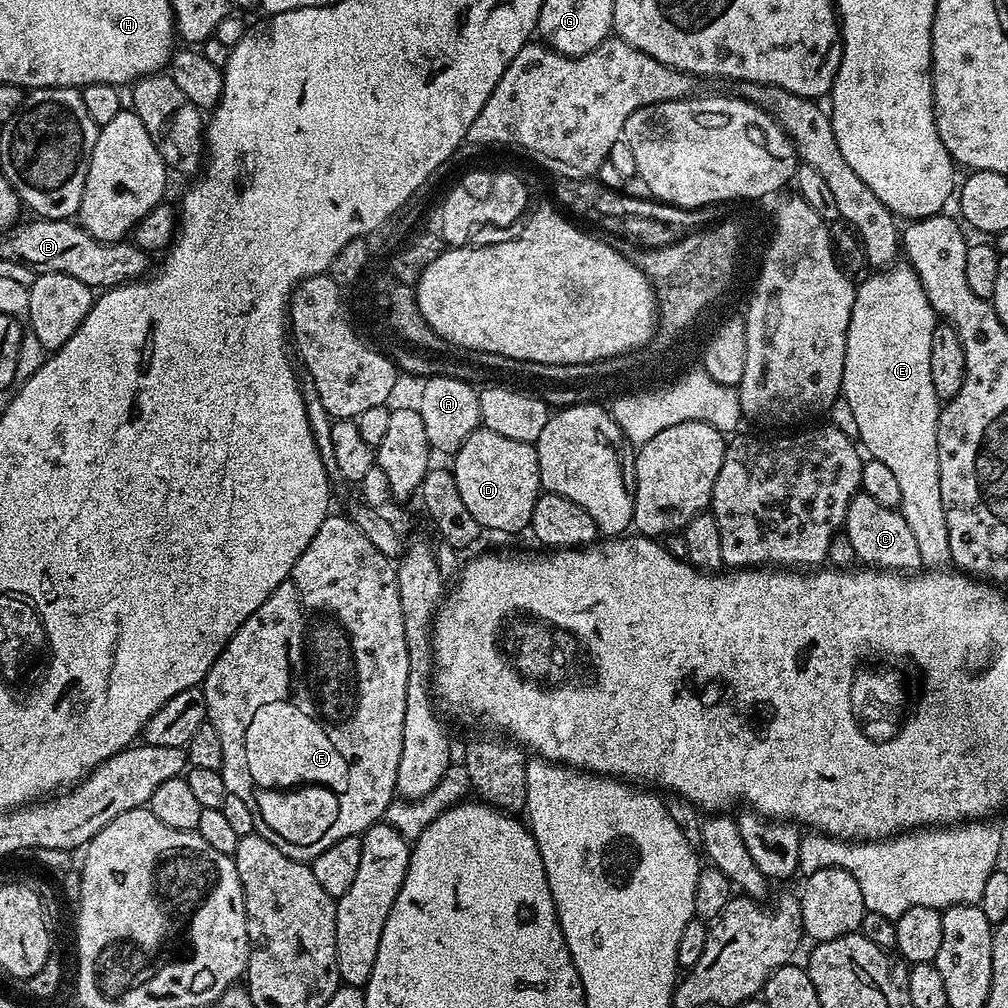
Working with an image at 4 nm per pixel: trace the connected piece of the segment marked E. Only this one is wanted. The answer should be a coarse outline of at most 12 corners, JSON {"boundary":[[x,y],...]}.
{"boundary":[[907,263],[856,284],[842,397],[894,473],[921,565],[949,567],[938,323]]}

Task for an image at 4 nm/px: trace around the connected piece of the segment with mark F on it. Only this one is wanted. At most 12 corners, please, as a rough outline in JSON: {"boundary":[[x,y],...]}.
{"boundary":[[330,514],[202,685],[224,781],[310,862],[385,819],[393,561]]}

